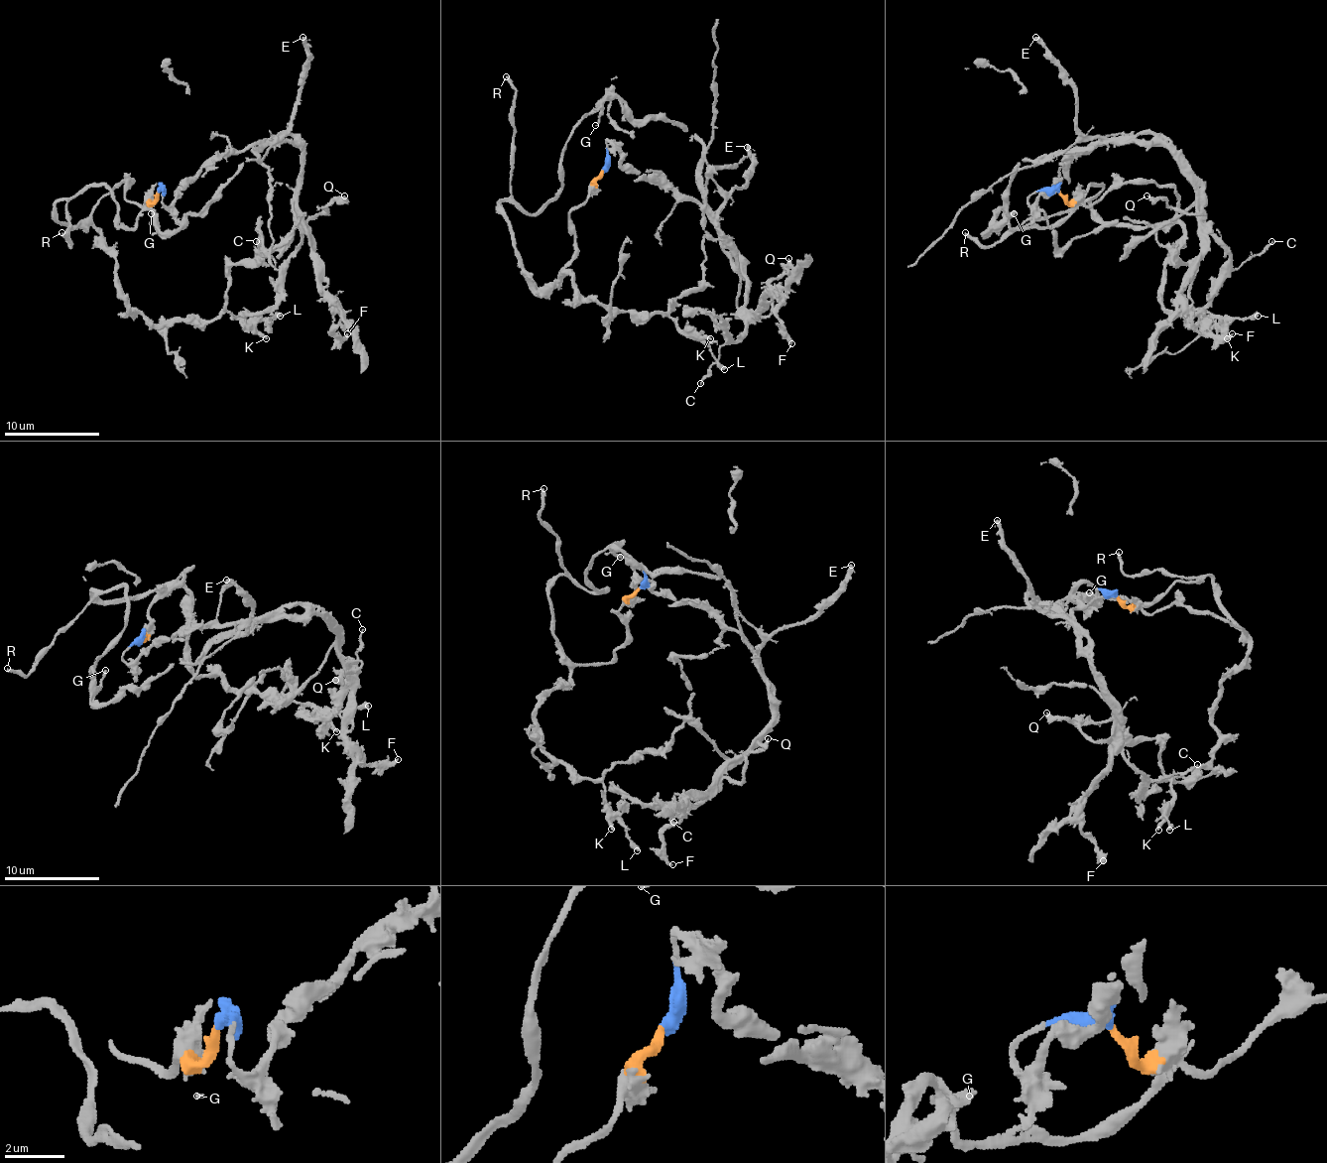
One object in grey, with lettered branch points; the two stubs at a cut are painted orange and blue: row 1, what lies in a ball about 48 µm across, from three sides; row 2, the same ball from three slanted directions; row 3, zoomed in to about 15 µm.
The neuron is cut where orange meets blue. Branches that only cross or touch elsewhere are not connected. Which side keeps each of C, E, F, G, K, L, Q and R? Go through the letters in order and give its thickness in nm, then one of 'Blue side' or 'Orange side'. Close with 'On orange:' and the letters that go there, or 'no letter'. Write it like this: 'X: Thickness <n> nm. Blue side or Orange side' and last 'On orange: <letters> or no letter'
C: Thickness 130 nm. Blue side
E: Thickness 340 nm. Blue side
F: Thickness 300 nm. Blue side
G: Thickness 160 nm. Orange side
K: Thickness 320 nm. Orange side
L: Thickness 420 nm. Orange side
Q: Thickness 340 nm. Blue side
R: Thickness 240 nm. Orange side
On orange: G, K, L, R

